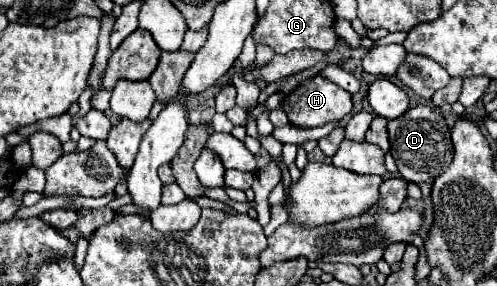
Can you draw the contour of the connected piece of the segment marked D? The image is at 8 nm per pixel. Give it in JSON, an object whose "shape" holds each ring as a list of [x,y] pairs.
{"shape":[[[415,106],[407,110],[403,116],[389,120],[389,140],[391,140],[391,156],[397,162],[399,174],[409,182],[427,182],[435,180],[453,158],[453,144],[449,136],[449,126],[439,110],[429,106]]]}

